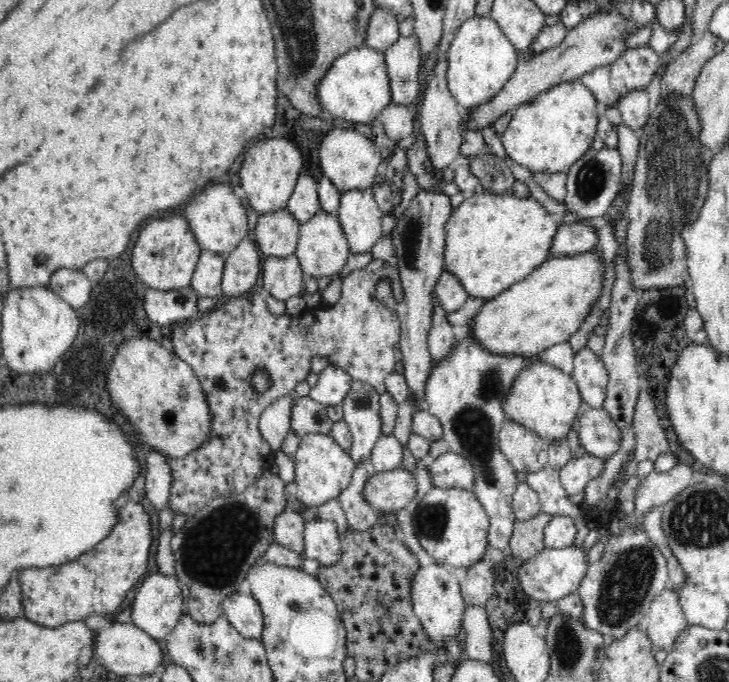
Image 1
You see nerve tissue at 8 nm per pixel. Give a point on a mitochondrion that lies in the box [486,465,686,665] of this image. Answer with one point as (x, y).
(626, 583)

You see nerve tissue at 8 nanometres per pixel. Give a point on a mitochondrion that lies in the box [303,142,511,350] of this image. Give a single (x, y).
(410, 232)

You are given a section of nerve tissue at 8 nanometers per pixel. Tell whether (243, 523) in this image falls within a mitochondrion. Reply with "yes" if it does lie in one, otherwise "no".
yes

